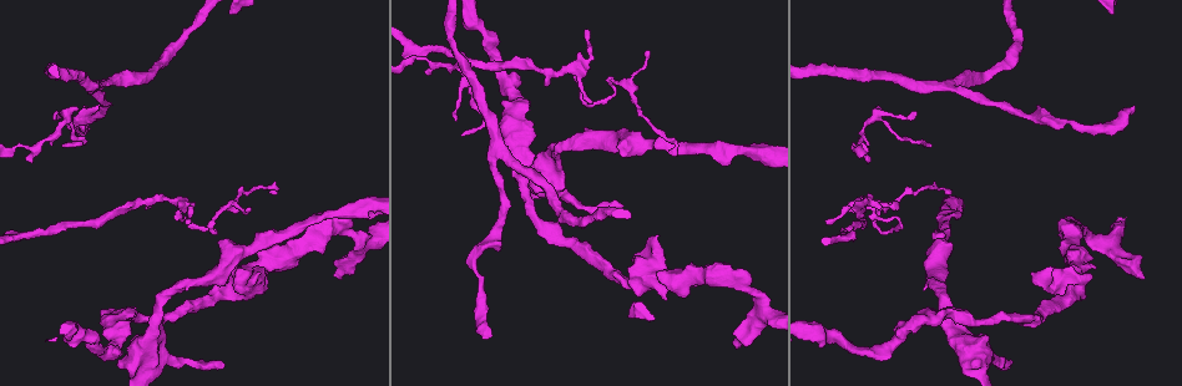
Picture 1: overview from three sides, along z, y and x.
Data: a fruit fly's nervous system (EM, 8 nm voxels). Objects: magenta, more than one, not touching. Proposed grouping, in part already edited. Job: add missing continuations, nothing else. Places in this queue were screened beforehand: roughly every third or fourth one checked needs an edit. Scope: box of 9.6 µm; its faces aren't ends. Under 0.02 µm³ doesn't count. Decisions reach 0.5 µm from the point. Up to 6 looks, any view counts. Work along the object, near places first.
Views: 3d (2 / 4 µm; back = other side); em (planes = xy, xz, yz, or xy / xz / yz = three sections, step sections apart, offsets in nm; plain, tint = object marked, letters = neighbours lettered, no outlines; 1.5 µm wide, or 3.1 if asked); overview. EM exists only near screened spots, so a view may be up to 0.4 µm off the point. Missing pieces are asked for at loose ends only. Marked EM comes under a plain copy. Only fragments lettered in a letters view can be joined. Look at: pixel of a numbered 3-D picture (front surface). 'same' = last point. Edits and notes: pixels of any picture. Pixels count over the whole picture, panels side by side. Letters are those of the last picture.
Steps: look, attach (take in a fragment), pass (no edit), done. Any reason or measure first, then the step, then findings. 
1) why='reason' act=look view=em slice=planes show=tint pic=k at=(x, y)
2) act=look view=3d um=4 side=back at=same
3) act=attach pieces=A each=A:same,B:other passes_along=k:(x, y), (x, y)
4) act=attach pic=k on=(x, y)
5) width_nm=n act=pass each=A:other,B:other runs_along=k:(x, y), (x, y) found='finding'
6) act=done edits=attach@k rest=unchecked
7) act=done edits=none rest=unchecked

why='end of a long branch' act=look view=em slice=planes show=letters pic=1 at=(1134, 110)

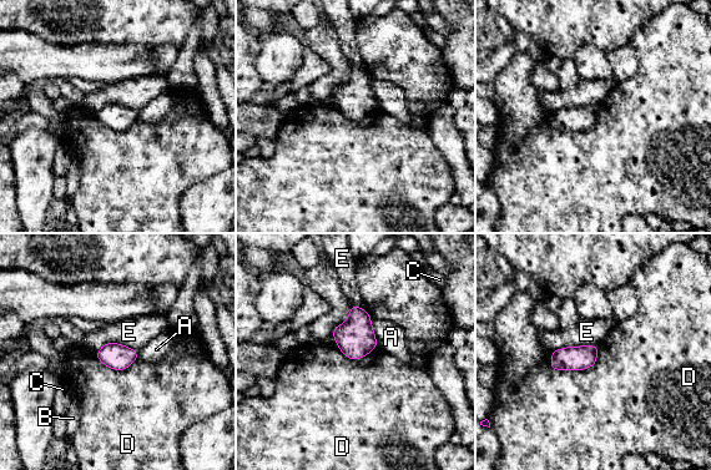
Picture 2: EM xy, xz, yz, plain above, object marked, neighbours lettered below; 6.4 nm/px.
act=pass each=A:other,B:other,C:other,D:other,E:other border=2:(599, 345), (588, 368), (549, 367) found='no lettered fragment goes on from it'

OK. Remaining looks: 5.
act=look view=em slice=planes show=letters pic=1 at=(739, 344)

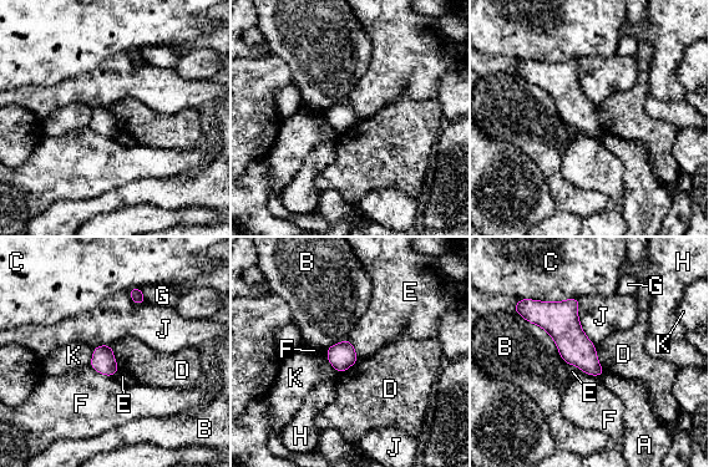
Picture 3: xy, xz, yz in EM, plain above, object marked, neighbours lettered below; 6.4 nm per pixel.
act=pass each=A:other,B:other,C:other,D:other,E:other,F:other,G:other,H:other,J:other,K:other border=3:(594, 345), (597, 360), (606, 371) found='none of them fits'

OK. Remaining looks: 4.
why='free end' act=look view=em slice=planes show=letters pic=1 at=(223, 368)

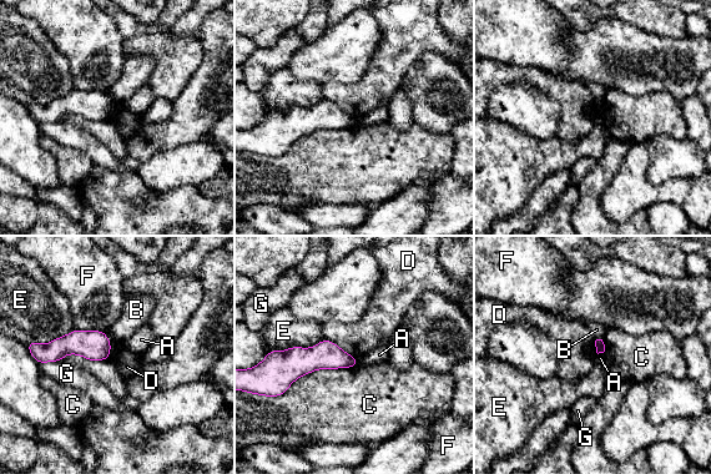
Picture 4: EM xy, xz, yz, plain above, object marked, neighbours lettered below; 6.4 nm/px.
act=pass each=A:other,B:other,C:other,D:other,E:other,F:other,G:other border=4:(324, 338), (336, 343), (357, 359) found='no lettered fragment goes on from it'

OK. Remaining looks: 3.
act=done edits=none rest=unchecked

